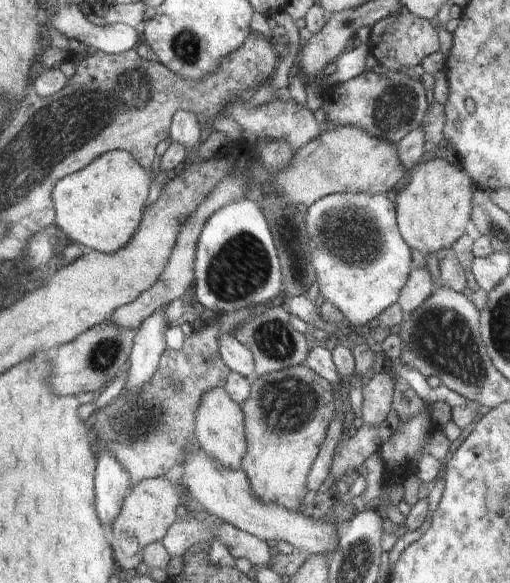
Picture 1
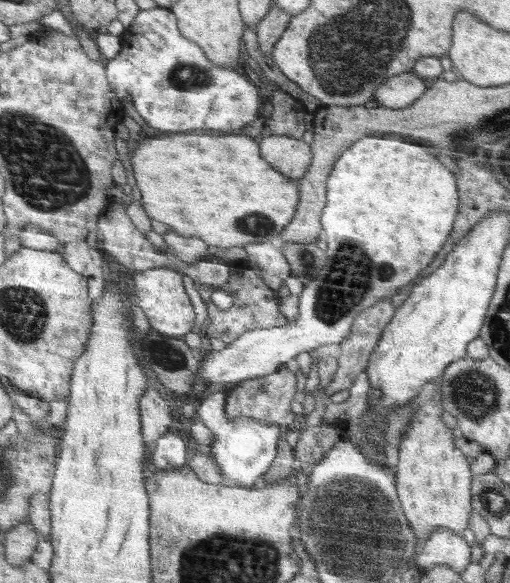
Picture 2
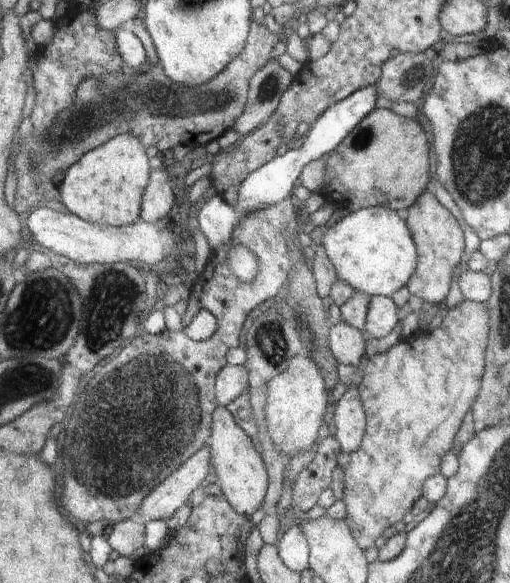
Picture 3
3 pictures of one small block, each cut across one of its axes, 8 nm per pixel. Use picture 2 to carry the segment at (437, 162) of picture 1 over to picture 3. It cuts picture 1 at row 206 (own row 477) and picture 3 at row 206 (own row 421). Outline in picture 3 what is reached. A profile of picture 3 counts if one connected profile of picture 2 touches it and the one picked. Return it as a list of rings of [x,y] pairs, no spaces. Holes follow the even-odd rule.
[[[424,192],[417,202],[408,208],[405,222],[412,234],[418,255],[415,272],[406,285],[412,296],[418,296],[423,302],[428,302],[433,309],[438,308],[438,302],[442,302],[448,294],[452,274],[464,254],[462,228],[452,213],[440,204],[433,192]]]

